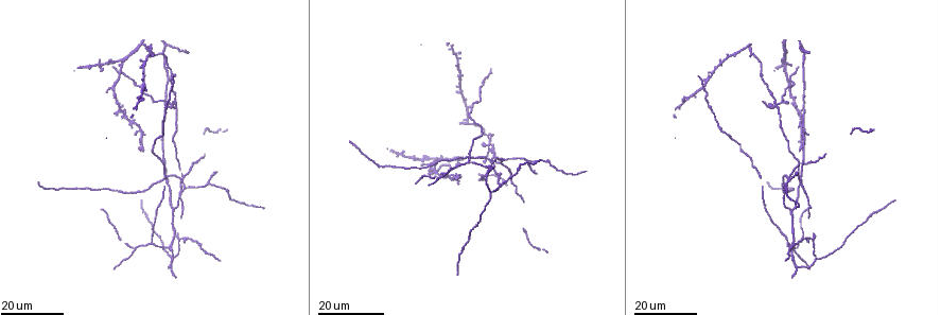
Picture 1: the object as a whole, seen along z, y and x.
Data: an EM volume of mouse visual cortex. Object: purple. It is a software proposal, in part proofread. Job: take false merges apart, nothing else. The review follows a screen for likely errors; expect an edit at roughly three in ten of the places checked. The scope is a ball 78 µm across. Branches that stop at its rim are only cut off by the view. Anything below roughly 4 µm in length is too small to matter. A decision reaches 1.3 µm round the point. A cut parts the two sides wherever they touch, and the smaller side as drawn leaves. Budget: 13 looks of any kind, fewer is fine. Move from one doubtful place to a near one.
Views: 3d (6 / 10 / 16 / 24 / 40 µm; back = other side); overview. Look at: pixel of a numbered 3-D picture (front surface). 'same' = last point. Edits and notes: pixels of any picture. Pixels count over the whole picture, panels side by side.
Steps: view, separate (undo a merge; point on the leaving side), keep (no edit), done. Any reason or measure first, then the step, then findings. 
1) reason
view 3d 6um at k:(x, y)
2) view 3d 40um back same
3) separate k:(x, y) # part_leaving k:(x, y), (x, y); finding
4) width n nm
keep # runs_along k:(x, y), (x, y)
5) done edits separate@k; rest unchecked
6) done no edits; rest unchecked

side arm on a straight run
view 3d 16um at 1:(209, 182)

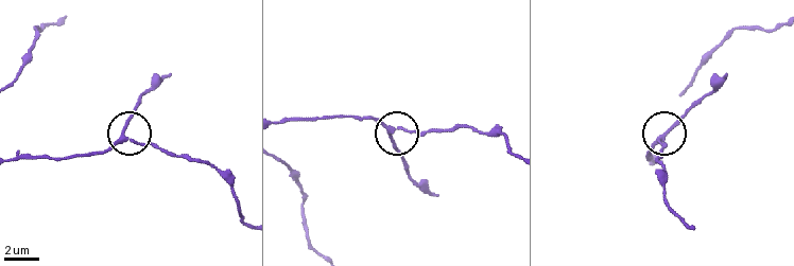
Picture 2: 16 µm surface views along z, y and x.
closer look
view 3d 10um at 2:(122, 138)

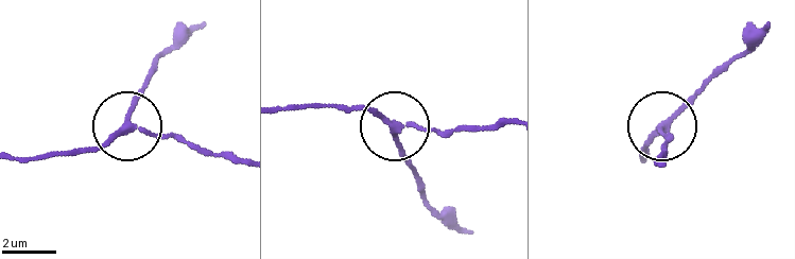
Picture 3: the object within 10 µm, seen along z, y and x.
side_arm 6 um; arms 3
keep # continuous, no second neuron

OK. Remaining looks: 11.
three-way junction
view 3d 24um at 1:(505, 157)

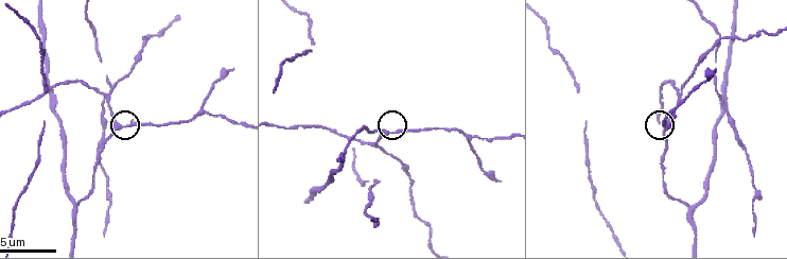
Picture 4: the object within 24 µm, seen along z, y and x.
view 3d 6um at 4:(123, 126)

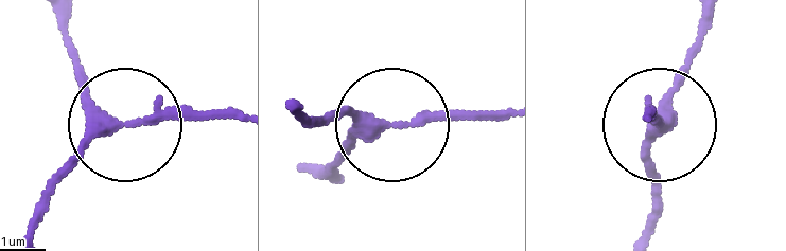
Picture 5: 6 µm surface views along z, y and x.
side_arm 32 um; arms 3
keep # one neuron here

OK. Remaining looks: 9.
side arm on a straight run
view 3d 24um at 1:(137, 247)

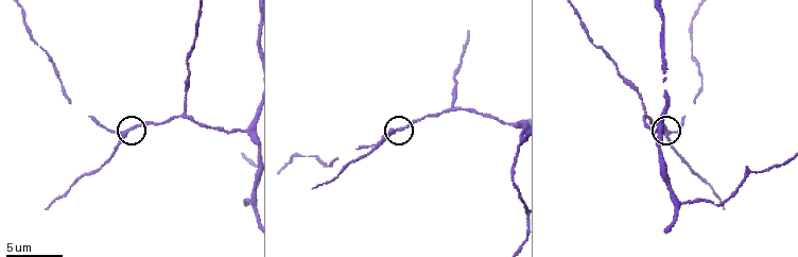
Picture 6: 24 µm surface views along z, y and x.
view 3d 10um at 6:(390, 133)

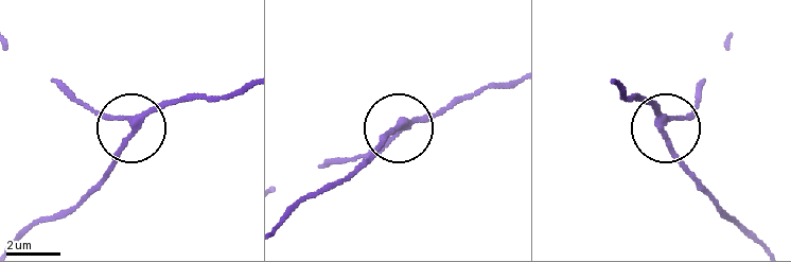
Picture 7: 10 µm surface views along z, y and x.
side_arm 12 um
keep # runs_along 7:(615, 81), (627, 99), (654, 106), (672, 154), (706, 192); all the same neuron

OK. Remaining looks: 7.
arms part here
view 3d 16um at 1:(490, 152)

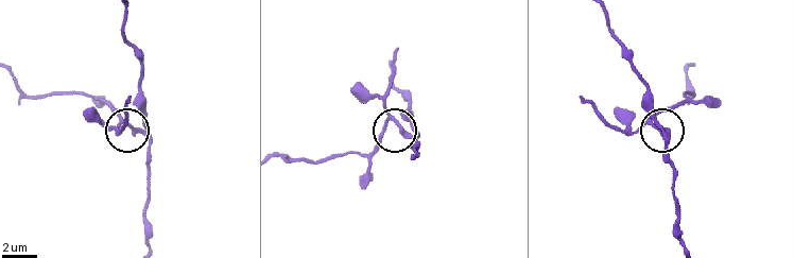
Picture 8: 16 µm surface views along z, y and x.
view 3d 6um at 8:(136, 129)

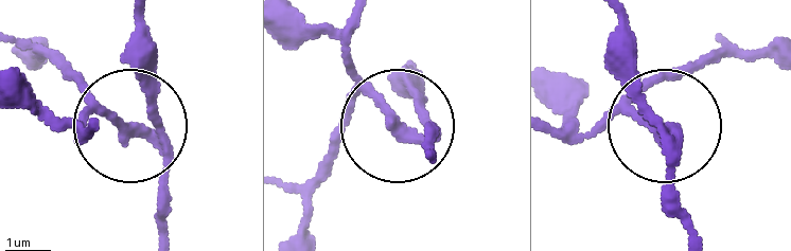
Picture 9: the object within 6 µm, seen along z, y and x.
view 3d 6um back at 9:(396, 121)

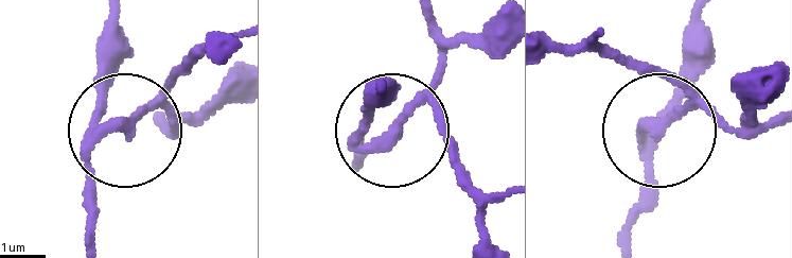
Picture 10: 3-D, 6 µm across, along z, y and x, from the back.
separate 10:(139, 107) # part_leaving 10:(643, 144), (678, 110), (678, 87), (609, 53), (597, 34); a second neuron is stuck on

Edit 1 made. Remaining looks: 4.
three arms meet
view 3d 16um at 6:(750, 170)

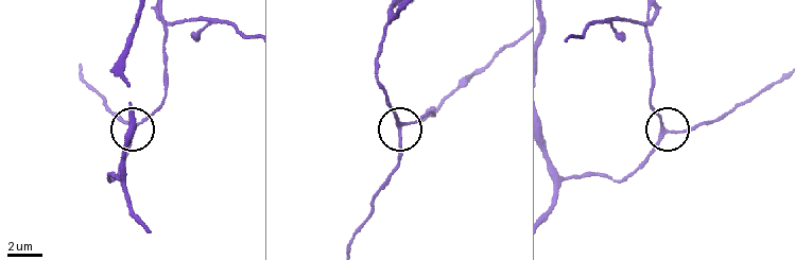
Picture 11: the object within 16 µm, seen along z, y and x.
view 3d 16um back at 11:(667, 133)

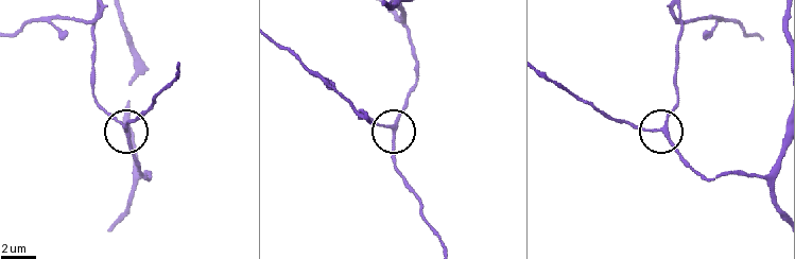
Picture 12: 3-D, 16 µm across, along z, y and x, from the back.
arms 3
keep # runs_along 12:(777, 161), (760, 174), (705, 176), (663, 131), (677, 102); all the same neuron

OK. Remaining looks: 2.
a fork
view 3d 6um at 6:(451, 110)

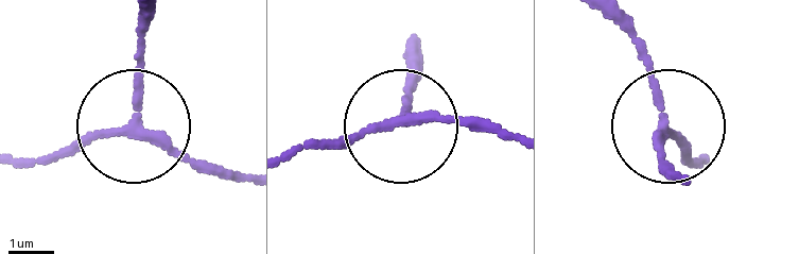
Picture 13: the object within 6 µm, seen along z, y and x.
width 190 nm
keep # runs_along 13:(241, 174), (126, 129), (23, 163); continuous, no second neuron

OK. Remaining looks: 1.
done edits separate@10; rest unchecked

